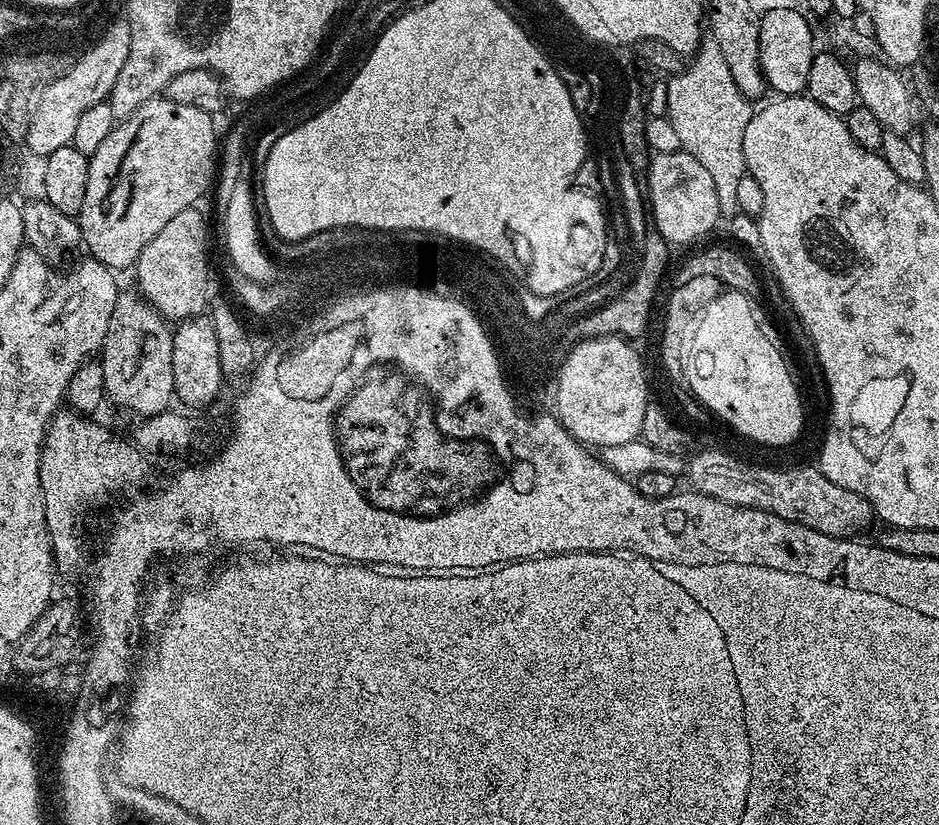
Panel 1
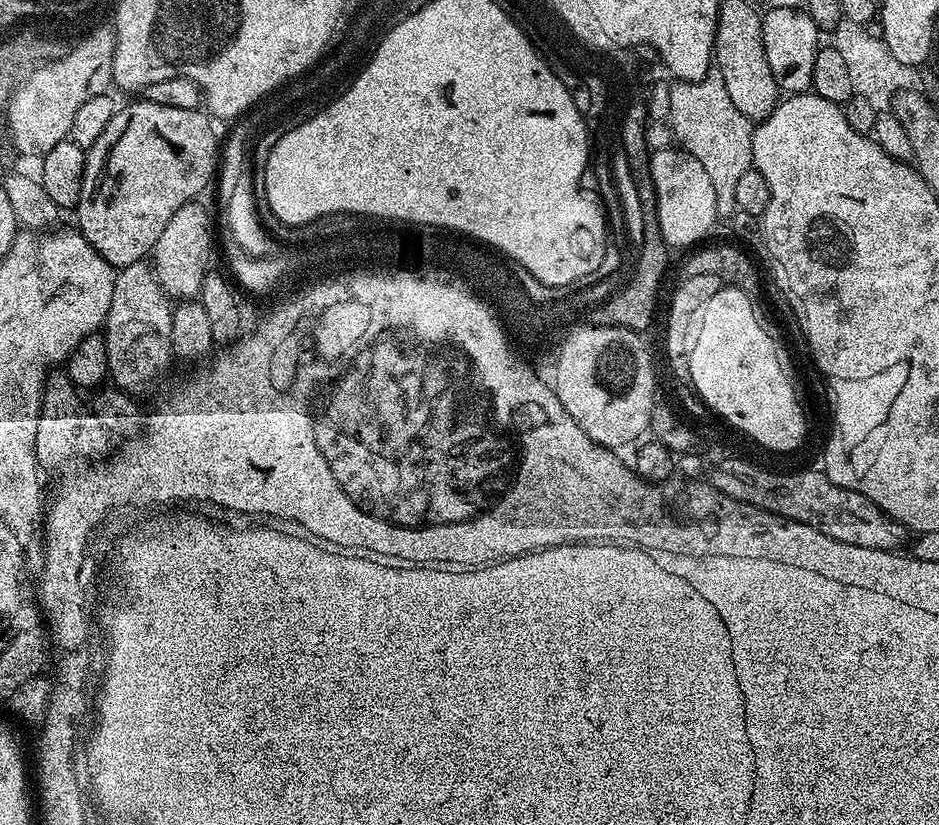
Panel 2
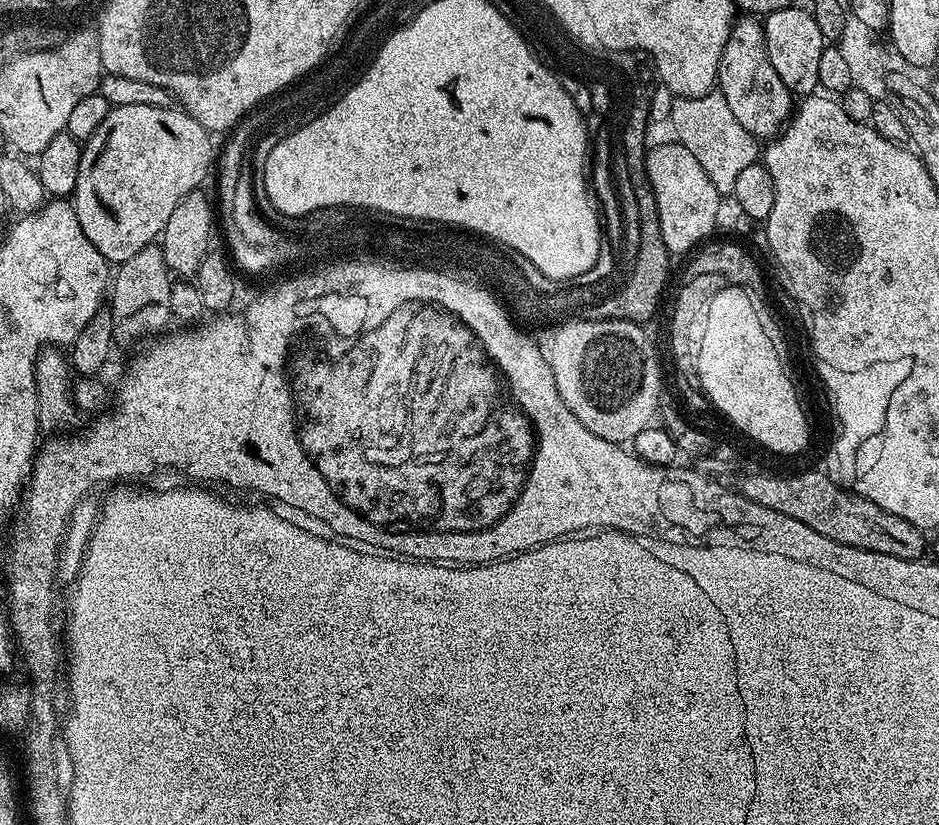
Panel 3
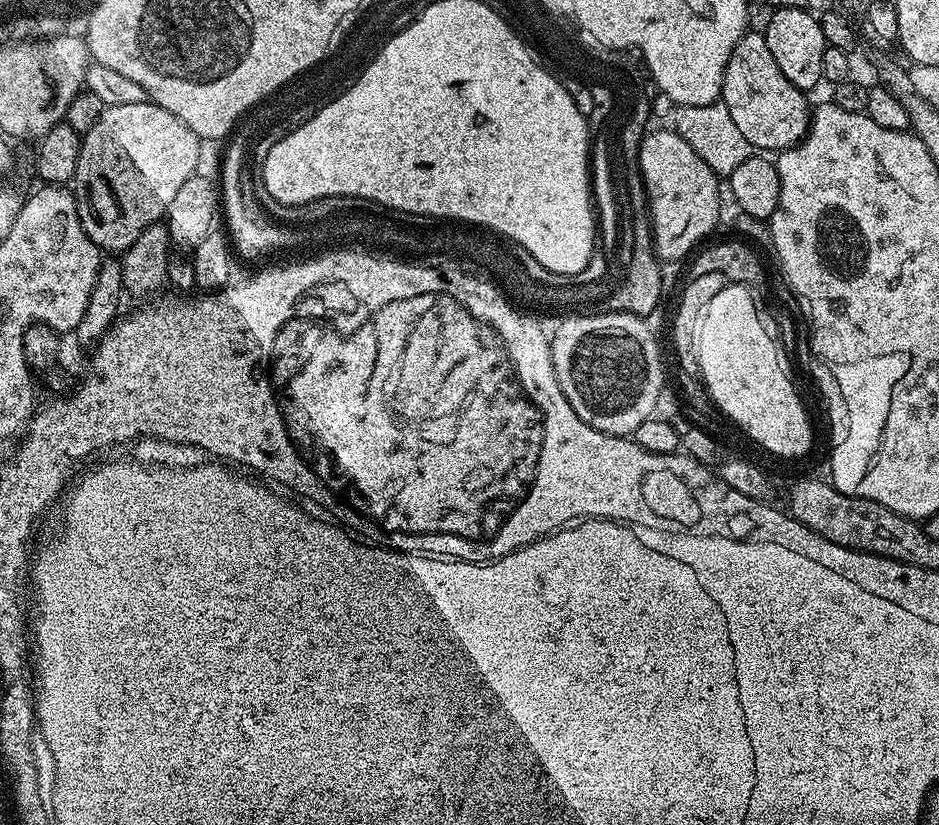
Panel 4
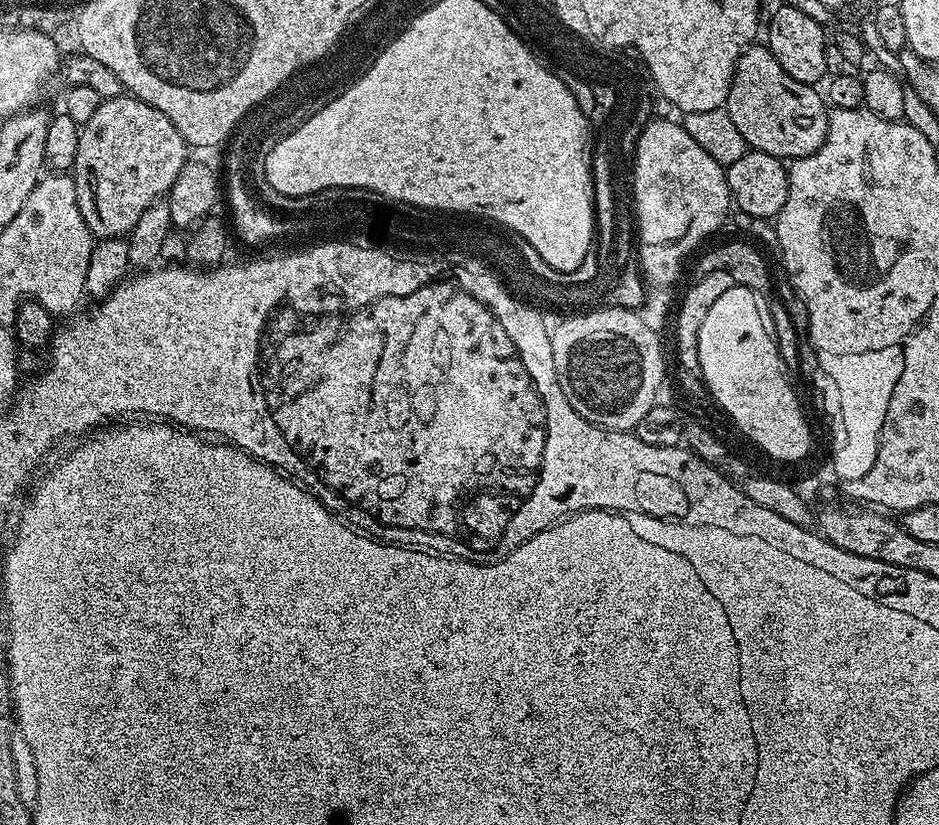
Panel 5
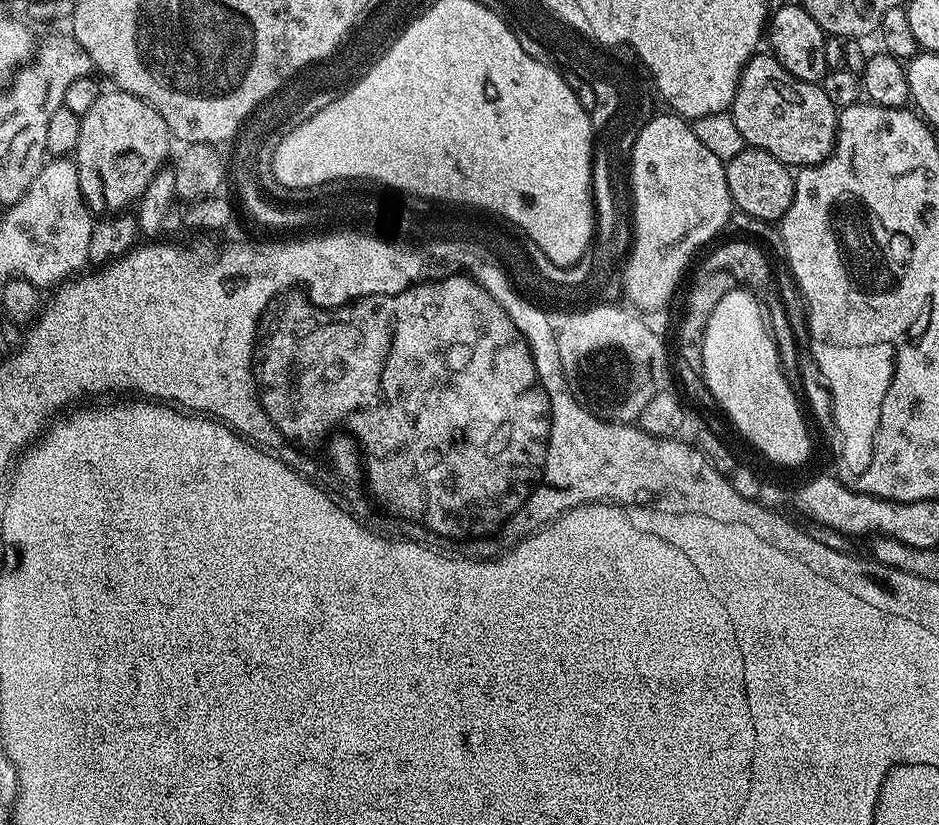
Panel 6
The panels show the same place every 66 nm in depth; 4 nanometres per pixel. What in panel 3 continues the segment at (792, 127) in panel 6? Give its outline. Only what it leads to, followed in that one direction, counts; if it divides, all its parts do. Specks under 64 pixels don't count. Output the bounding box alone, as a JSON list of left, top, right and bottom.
[716,14,794,137]

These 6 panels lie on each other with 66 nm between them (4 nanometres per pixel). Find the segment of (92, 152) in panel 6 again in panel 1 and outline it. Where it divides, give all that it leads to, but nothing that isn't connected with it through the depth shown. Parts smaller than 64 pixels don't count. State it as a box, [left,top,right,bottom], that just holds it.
[78,98,218,270]

